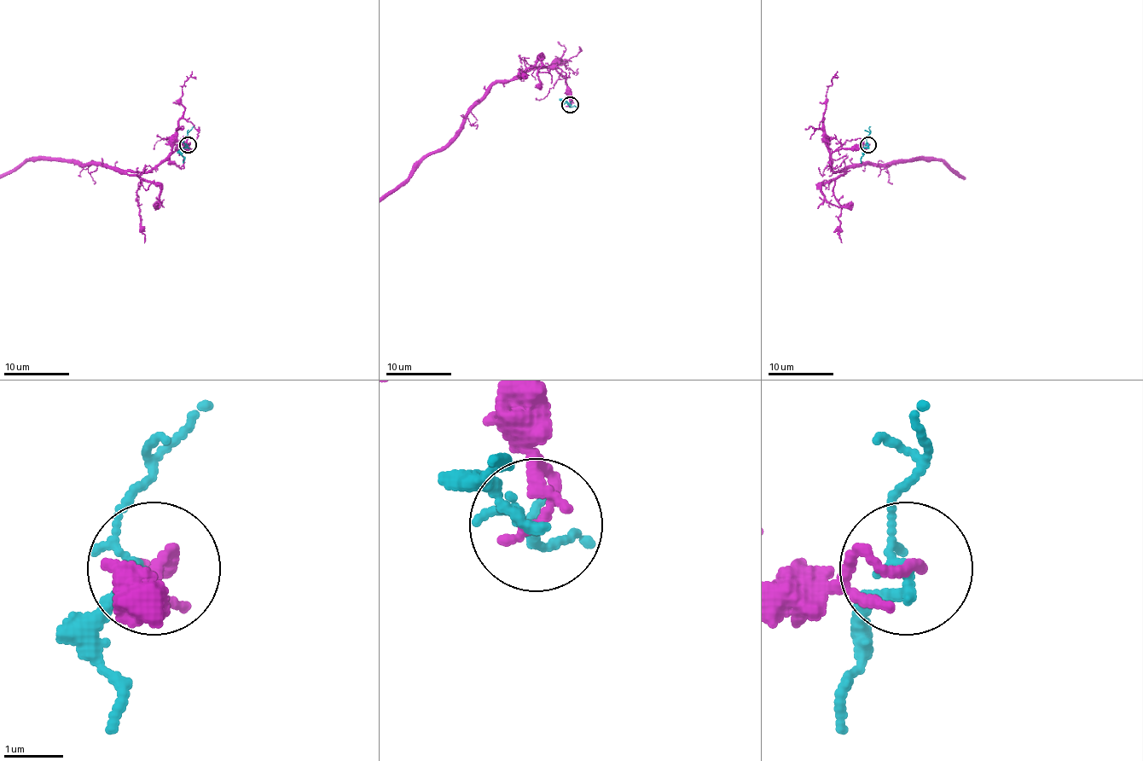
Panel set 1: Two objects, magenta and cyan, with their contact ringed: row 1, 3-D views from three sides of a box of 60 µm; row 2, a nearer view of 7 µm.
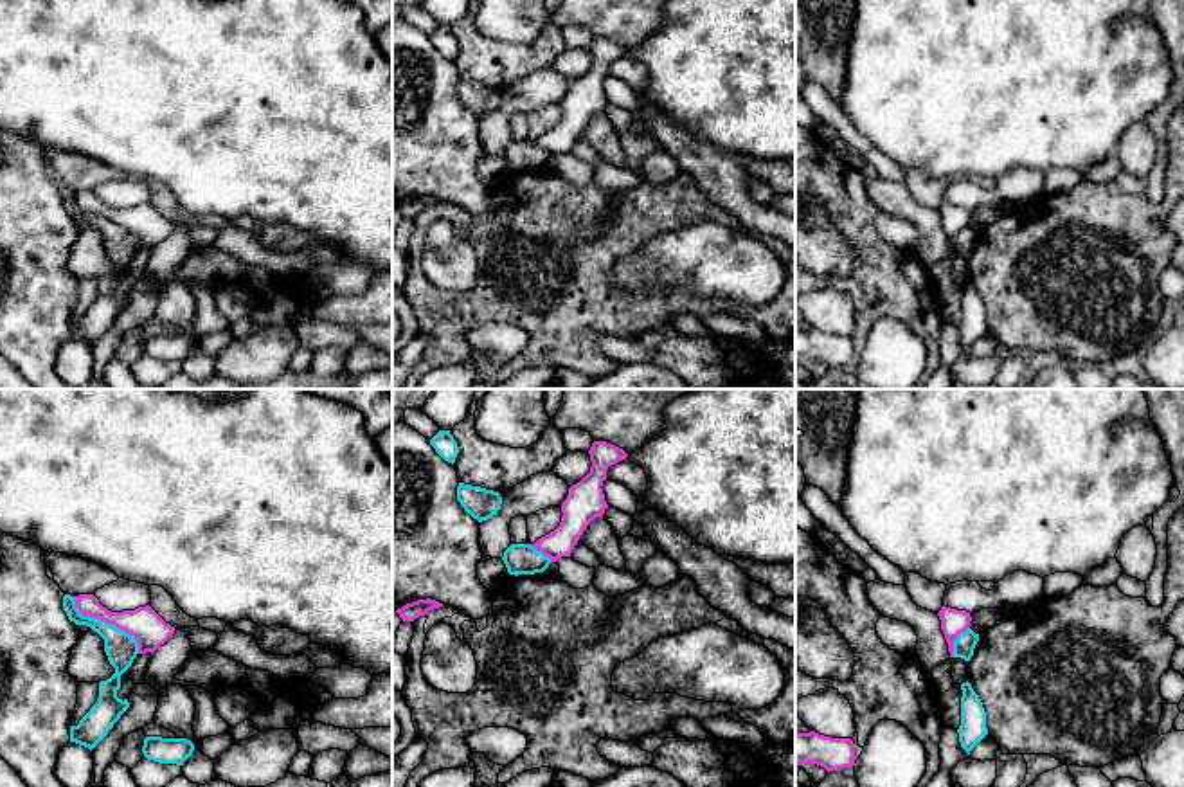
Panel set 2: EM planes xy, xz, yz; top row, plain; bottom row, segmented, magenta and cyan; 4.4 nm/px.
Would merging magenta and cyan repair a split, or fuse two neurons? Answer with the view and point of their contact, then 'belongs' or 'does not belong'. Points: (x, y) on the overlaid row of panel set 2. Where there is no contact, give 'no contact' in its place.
xy (107, 622) | does not belong

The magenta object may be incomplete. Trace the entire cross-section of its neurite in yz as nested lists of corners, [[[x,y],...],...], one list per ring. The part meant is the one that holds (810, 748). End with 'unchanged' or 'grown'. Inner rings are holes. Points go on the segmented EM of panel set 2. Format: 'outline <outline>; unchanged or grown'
outline [[[795,733],[795,764],[817,764],[830,771],[855,765],[855,744],[851,738],[831,738],[810,733]]]; unchanged

